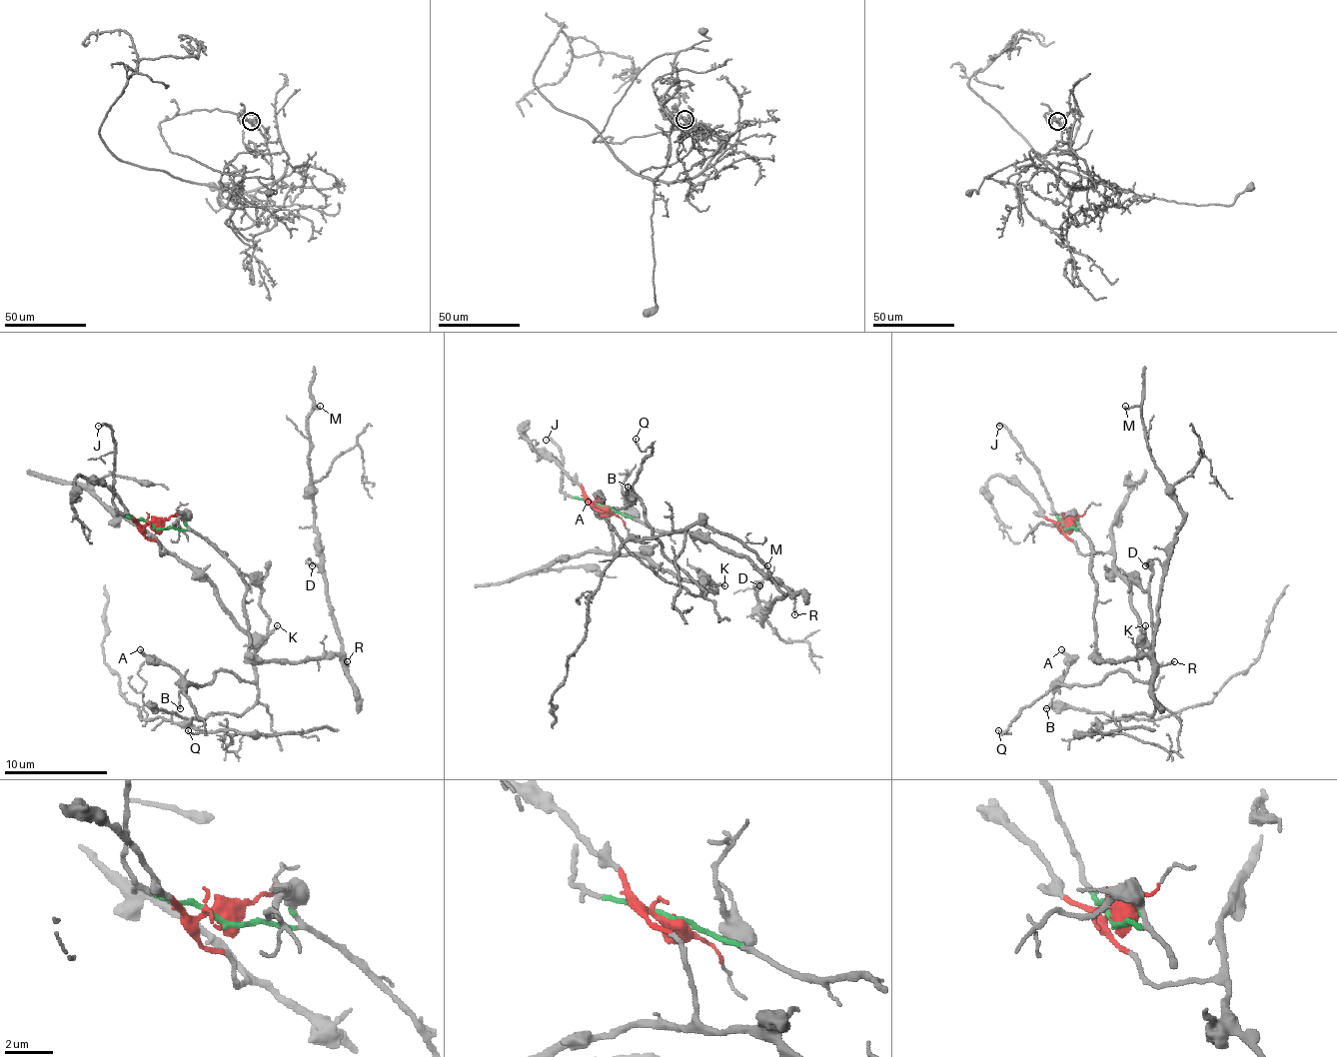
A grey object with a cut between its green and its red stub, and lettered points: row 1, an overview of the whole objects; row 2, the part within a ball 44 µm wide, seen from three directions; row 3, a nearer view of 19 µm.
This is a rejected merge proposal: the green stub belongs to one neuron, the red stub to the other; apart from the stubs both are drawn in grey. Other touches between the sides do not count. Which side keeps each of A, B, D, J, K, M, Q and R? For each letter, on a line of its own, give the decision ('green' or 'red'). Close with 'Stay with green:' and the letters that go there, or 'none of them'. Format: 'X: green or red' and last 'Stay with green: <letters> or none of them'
A: red
B: red
D: green
J: green
K: red
M: green
Q: red
R: green
Stay with green: D, J, M, R

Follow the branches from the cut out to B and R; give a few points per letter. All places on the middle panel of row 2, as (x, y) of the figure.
B: (603, 507), (592, 504), (608, 517), (618, 552), (641, 552), (703, 591), (667, 555), (629, 486)
R: (603, 507), (613, 507), (665, 532), (700, 534), (708, 542), (747, 555), (783, 586), (793, 602), (793, 615)

